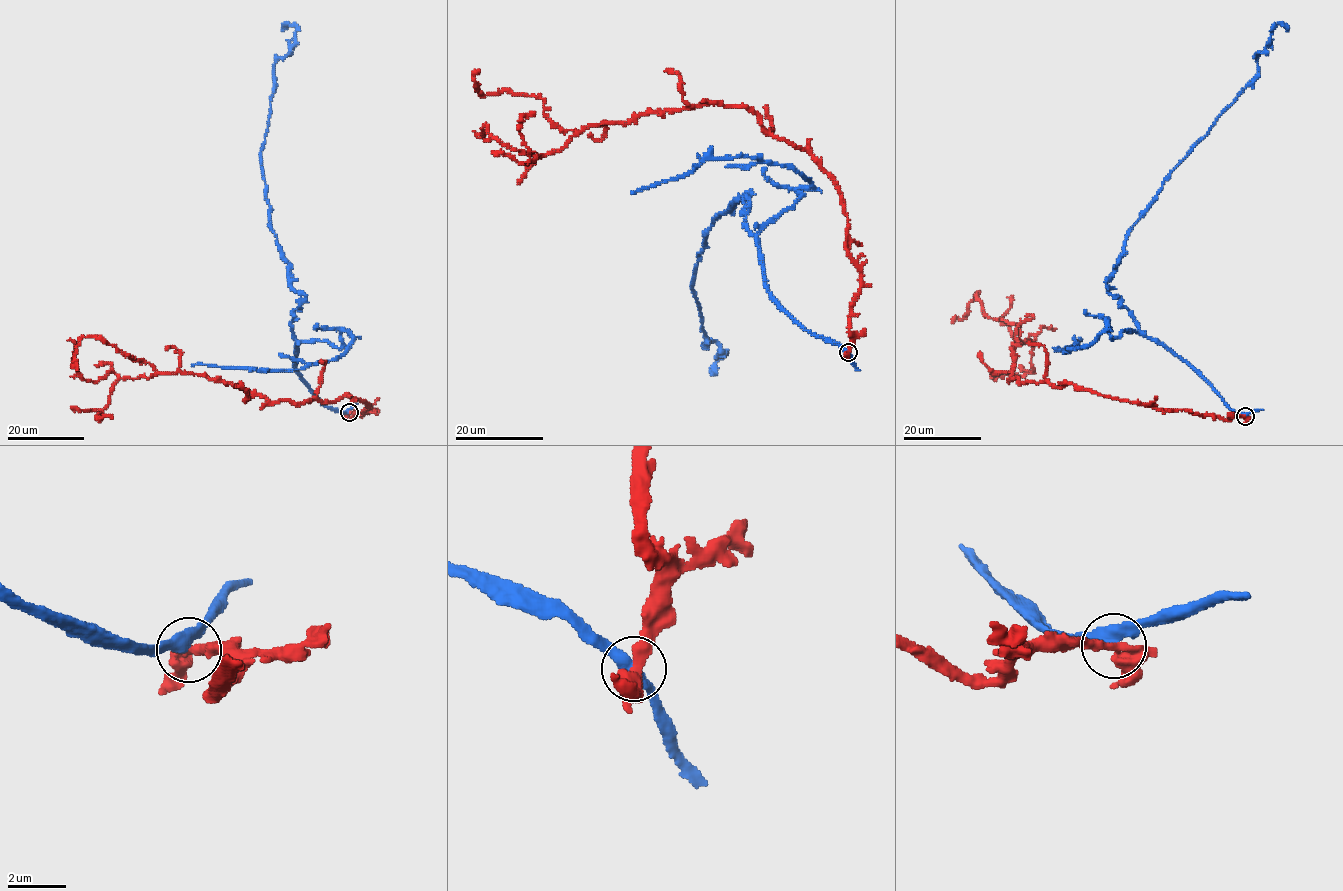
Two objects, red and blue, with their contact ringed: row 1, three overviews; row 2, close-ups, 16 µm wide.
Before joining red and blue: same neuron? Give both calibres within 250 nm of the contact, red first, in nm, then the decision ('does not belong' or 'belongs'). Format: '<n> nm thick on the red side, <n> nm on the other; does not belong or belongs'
300 nm thick on the red side, 420 nm on the other; does not belong

